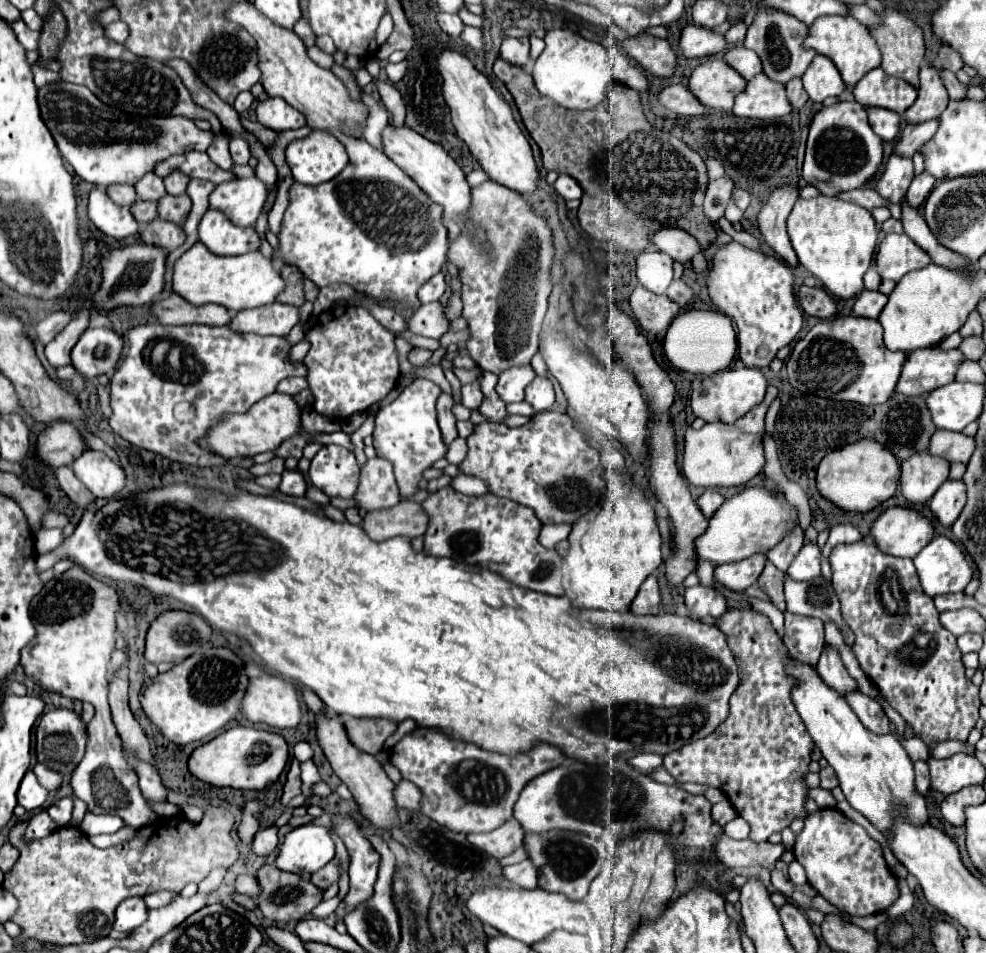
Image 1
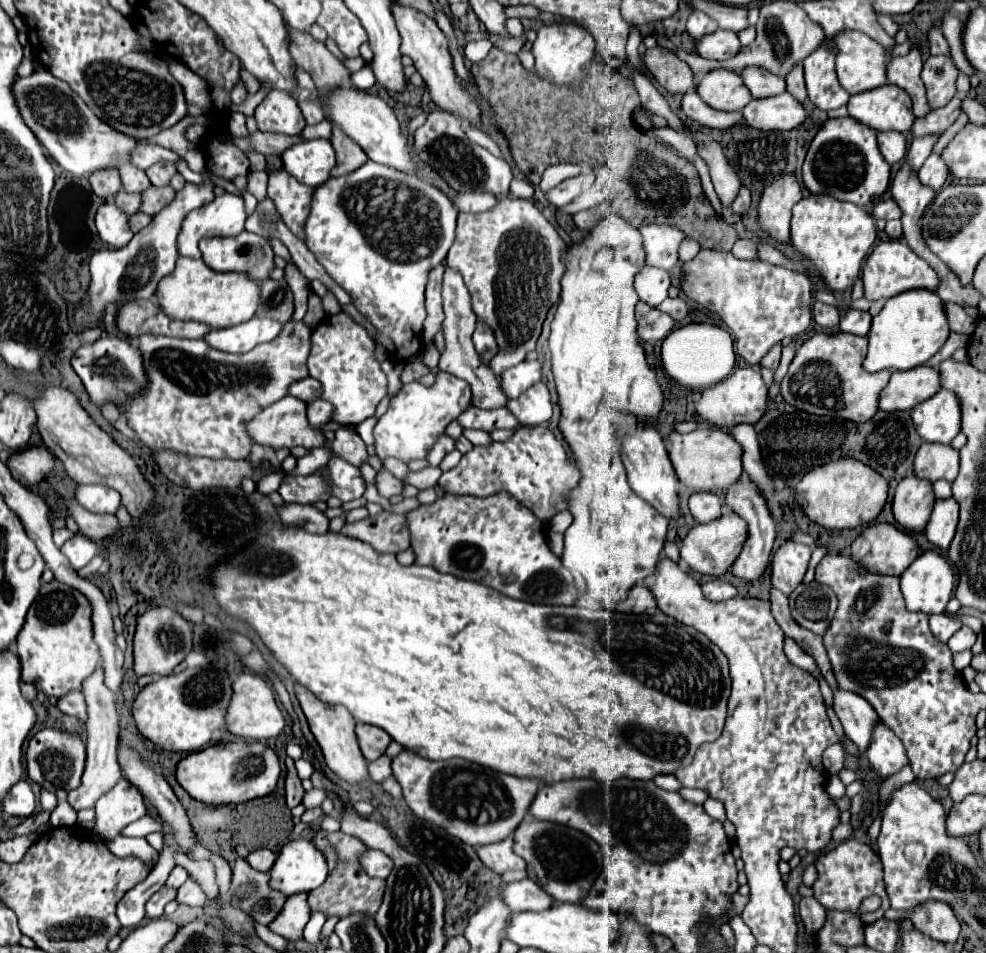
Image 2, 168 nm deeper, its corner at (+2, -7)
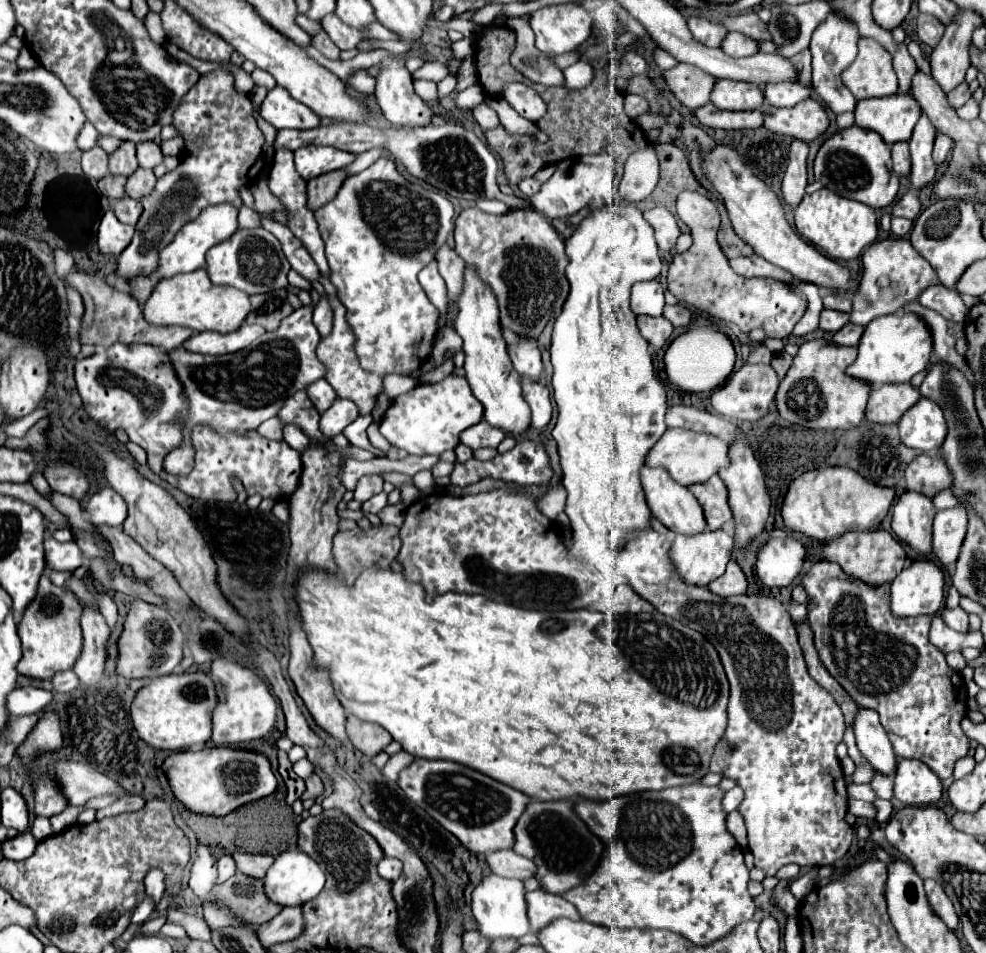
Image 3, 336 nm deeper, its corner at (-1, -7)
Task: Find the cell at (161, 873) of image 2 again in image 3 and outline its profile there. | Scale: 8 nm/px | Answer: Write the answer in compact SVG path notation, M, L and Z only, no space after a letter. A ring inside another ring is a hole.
M145 895L145 899L135 905L131 921L133 921L133 923L143 923L143 921L149 919L149 915L151 915L153 911L155 911L155 903L153 903L153 899L151 899L149 895Z

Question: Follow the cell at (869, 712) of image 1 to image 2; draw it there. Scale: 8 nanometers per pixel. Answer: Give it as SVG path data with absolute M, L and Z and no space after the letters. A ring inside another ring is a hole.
M882 723L874 729L874 737L866 751L866 757L884 779L896 775L902 767L910 763L906 757L906 749L902 747L902 741L894 737L890 729L886 729Z

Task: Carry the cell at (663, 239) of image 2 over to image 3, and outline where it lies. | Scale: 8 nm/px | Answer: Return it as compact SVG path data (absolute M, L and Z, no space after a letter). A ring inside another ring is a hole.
M655 207L655 209L651 209L651 211L645 211L643 217L645 217L645 221L653 227L653 231L655 231L655 241L657 241L661 253L663 253L663 255L671 253L671 249L675 247L677 237L681 235L675 217L673 217L667 209L663 209L663 207Z

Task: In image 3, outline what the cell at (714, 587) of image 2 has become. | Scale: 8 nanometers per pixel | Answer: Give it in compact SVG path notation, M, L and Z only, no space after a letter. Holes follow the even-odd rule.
M729 561L727 565L727 571L715 579L713 583L707 585L709 591L713 591L715 595L721 595L721 597L731 597L731 595L741 595L745 593L747 589L747 579L741 571L741 567L735 563L735 561Z

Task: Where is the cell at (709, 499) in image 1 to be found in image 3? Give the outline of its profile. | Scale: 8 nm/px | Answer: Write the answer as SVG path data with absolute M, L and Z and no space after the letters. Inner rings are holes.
M717 475L713 479L709 479L709 483L691 485L689 491L697 497L699 505L703 507L705 521L711 531L721 529L731 519L729 505L727 505L727 491Z

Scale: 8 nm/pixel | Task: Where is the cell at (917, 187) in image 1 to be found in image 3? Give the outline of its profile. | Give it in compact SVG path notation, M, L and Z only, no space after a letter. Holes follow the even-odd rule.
M937 135L935 139L935 147L933 147L933 161L935 165L943 165L947 161L947 155L951 151L951 137L945 137L945 135Z

